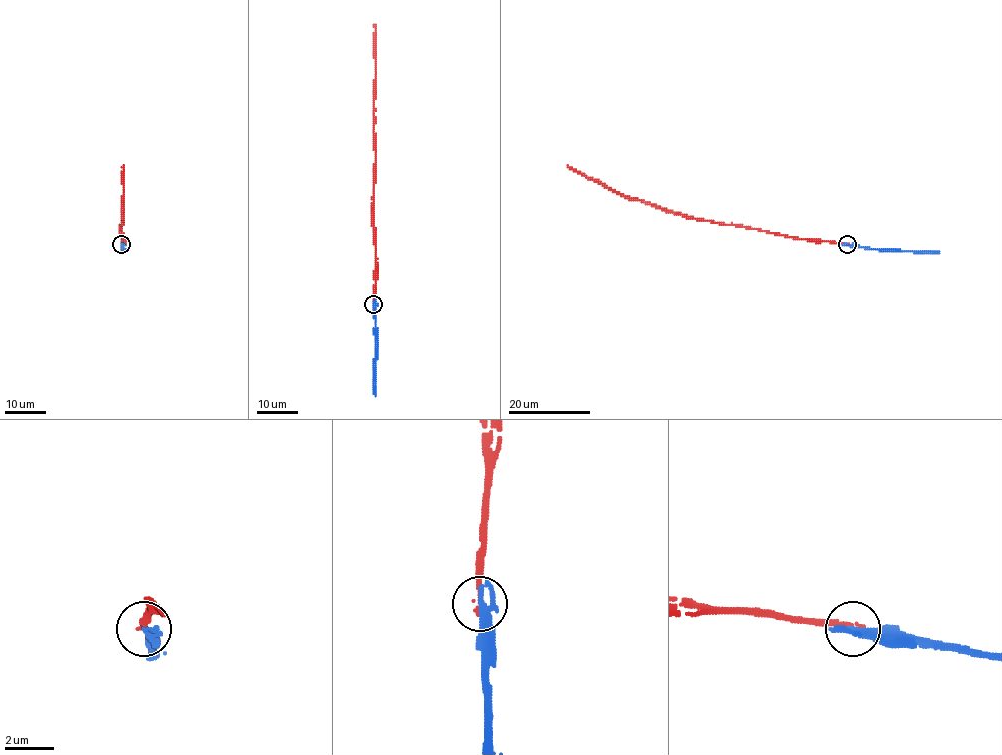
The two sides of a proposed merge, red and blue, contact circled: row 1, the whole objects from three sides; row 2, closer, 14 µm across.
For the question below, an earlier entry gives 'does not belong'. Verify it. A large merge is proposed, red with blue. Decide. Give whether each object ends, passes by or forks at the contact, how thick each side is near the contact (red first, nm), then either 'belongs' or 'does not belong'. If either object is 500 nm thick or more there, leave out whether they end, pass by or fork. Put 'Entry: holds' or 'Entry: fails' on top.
Entry: holds
red ends | blue ends | 170/400 nm | does not belong

